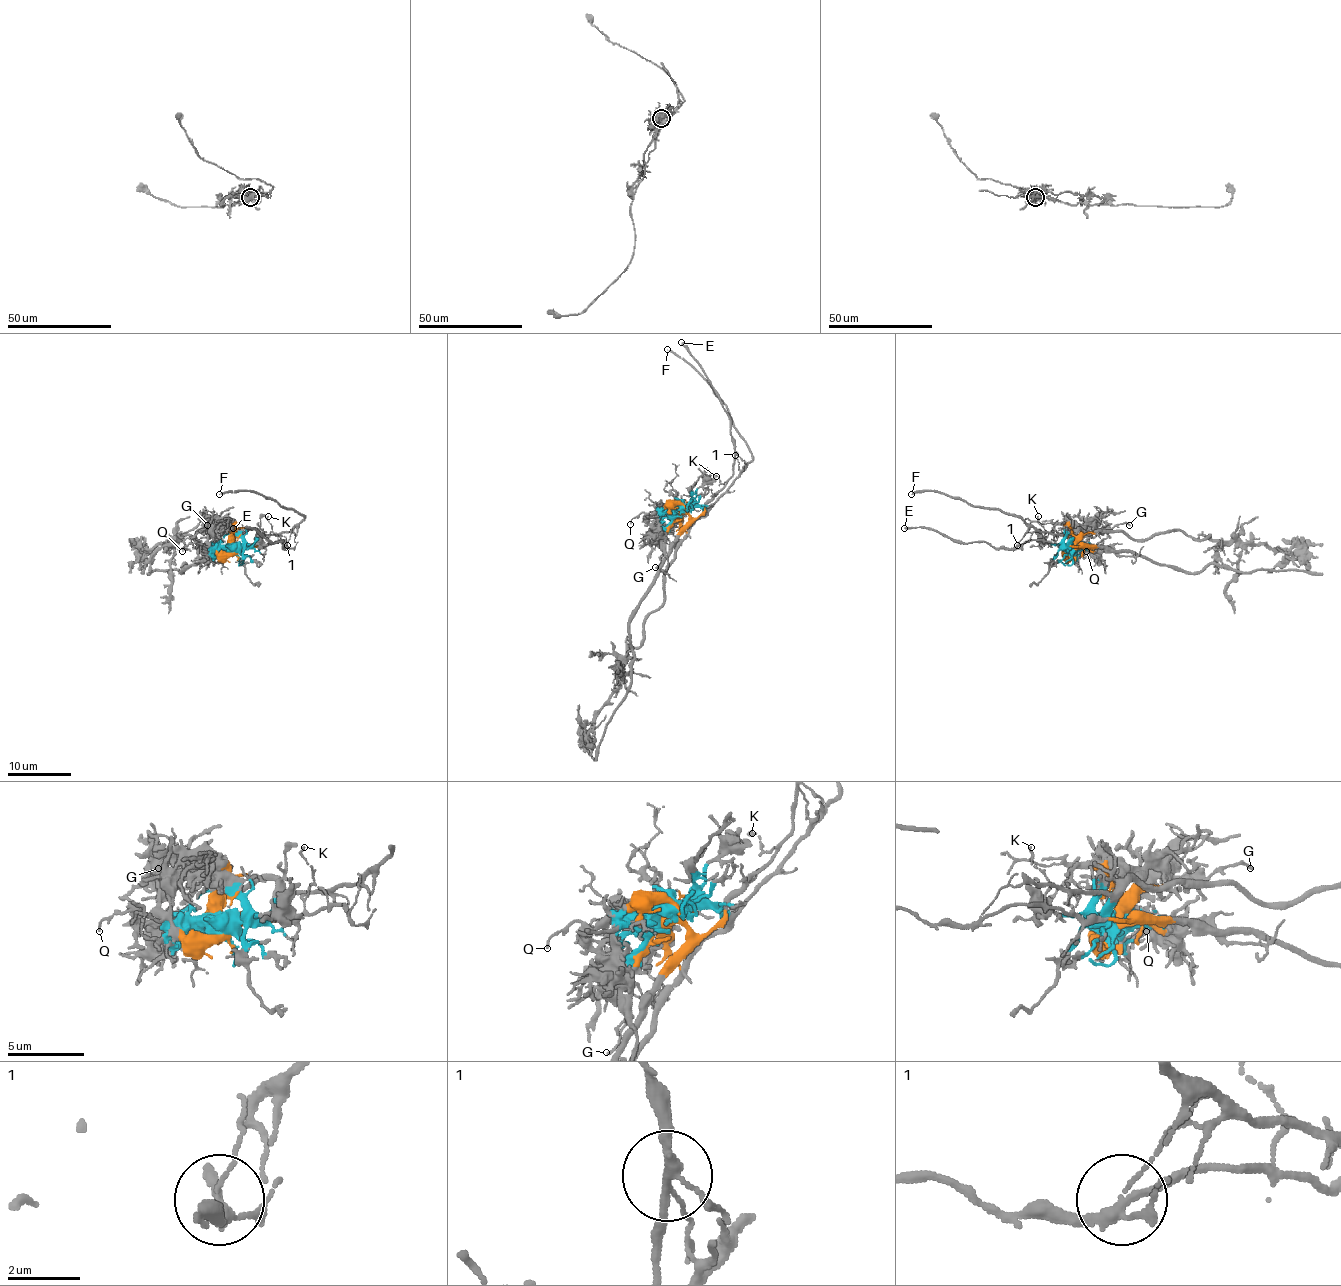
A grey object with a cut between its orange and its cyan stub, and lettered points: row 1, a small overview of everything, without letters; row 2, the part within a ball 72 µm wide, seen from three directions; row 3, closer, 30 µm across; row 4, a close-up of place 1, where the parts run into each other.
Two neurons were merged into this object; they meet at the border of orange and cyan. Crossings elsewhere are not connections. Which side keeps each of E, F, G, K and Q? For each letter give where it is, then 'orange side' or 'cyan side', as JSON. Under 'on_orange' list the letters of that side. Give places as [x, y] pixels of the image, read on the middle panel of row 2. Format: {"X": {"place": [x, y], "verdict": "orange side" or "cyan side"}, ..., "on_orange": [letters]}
{"E": {"place": [681, 342], "verdict": "orange side"}, "F": {"place": [667, 349], "verdict": "cyan side"}, "G": {"place": [655, 567], "verdict": "cyan side"}, "K": {"place": [716, 476], "verdict": "orange side"}, "Q": {"place": [630, 524], "verdict": "cyan side"}, "on_orange": ["E", "K"]}

